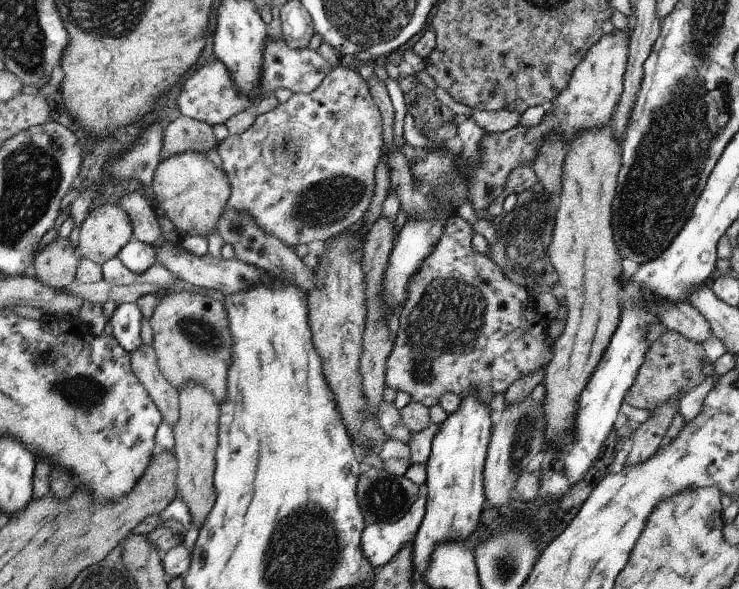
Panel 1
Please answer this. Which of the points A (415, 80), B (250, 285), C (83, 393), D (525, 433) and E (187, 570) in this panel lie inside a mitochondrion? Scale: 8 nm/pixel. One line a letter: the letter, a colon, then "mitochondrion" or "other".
A: other
B: other
C: mitochondrion
D: mitochondrion
E: other

